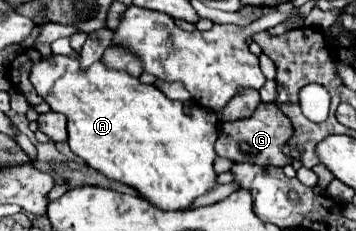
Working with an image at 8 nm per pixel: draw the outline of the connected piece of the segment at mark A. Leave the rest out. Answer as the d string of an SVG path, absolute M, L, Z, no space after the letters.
M50 54L48 58L42 58L30 68L30 82L54 112L68 118L68 144L72 152L104 176L136 188L140 196L154 206L162 210L184 210L198 196L216 186L212 164L216 158L214 140L218 118L214 112L200 106L186 110L180 102L168 100L156 86L142 84L128 72L110 70L102 66L100 60L84 72L78 56Z

